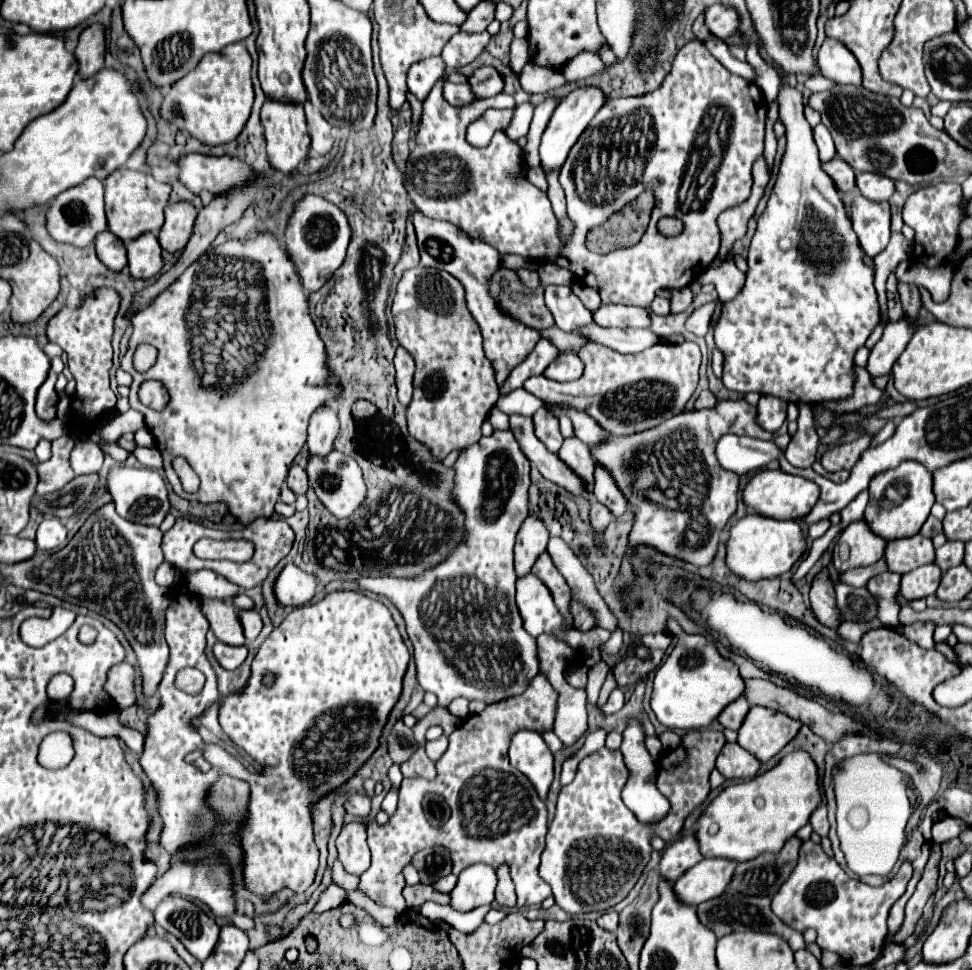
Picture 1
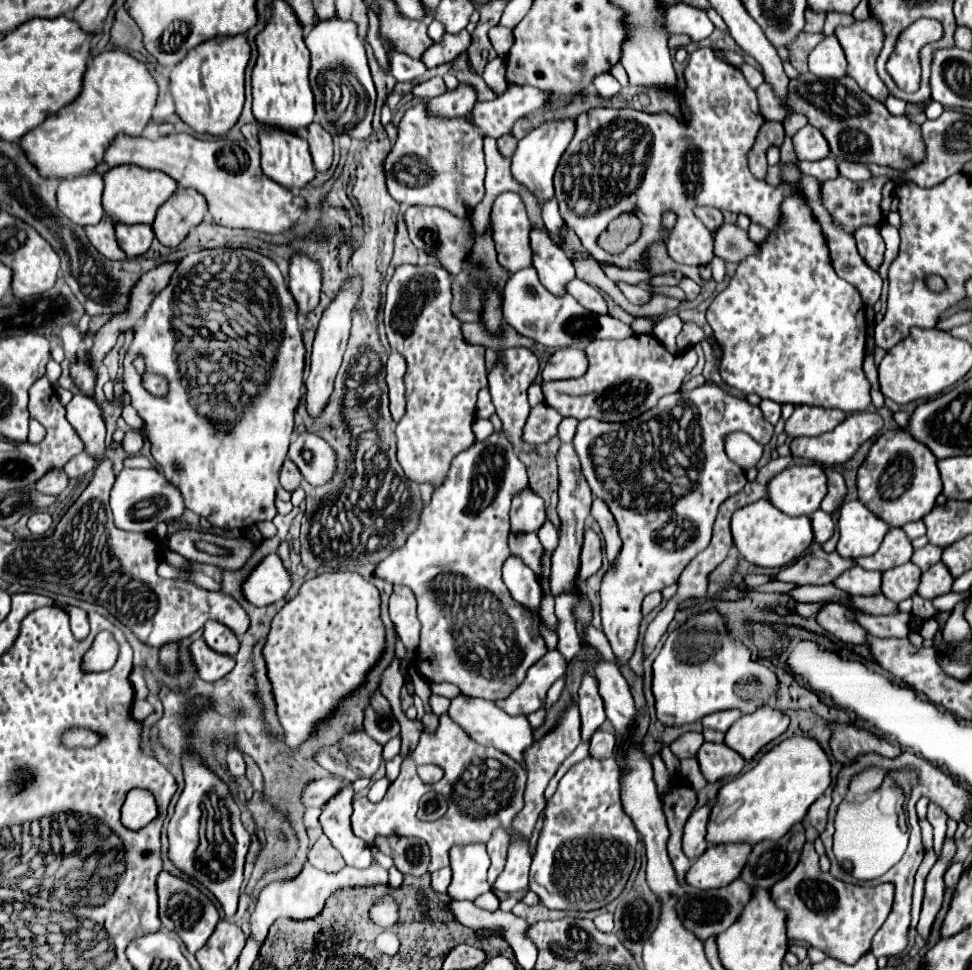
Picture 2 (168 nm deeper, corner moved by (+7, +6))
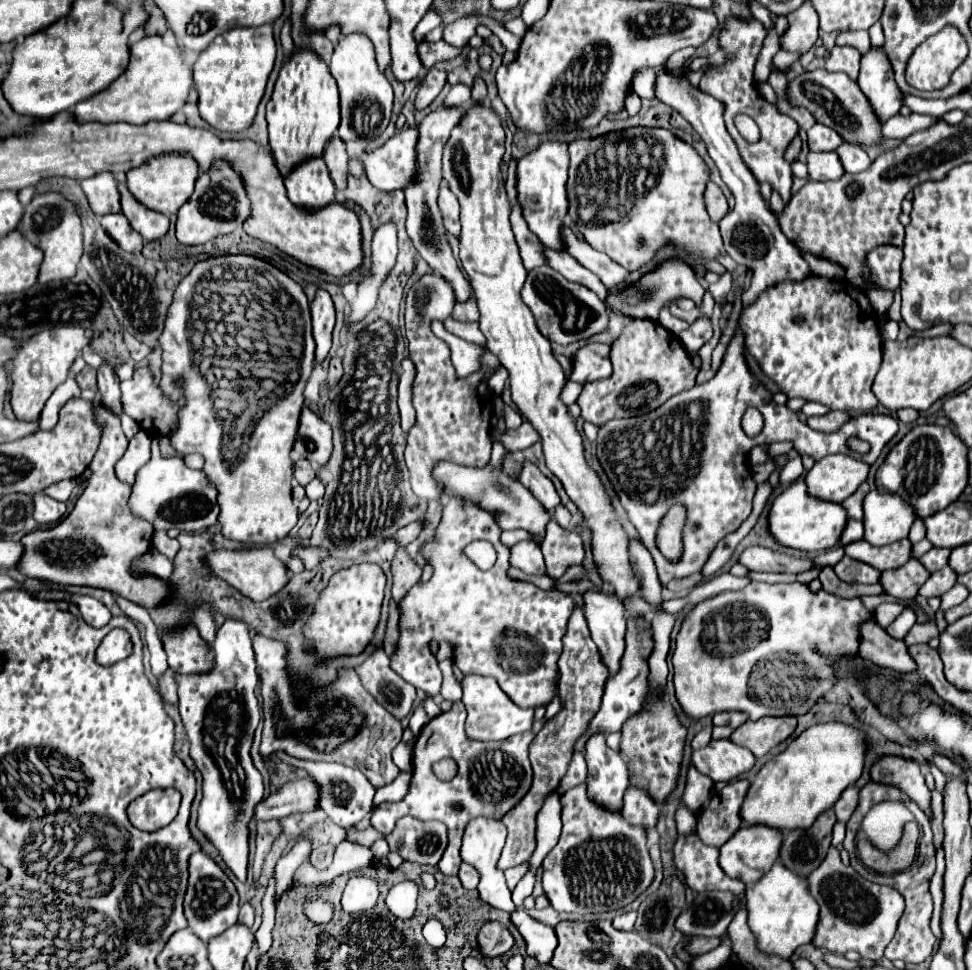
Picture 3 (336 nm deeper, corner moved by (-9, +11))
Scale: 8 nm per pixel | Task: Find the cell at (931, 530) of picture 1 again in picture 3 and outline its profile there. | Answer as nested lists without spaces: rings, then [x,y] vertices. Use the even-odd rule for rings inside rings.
[[[916,519],[916,521],[914,521],[914,525],[912,525],[912,529],[910,529],[908,539],[910,539],[912,543],[918,543],[918,541],[920,541],[920,539],[924,539],[924,537],[926,537],[924,521],[922,521],[922,519]]]

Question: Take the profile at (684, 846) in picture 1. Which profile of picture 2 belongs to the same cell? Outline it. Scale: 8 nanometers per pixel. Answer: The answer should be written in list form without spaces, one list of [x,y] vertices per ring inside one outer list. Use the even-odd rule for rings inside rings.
[[[712,802],[700,808],[694,808],[694,812],[690,814],[684,826],[684,854],[690,860],[696,860],[708,848],[704,834],[706,834],[706,824],[710,818],[710,808],[712,808]],[[700,844],[702,844],[702,850],[700,850]]]

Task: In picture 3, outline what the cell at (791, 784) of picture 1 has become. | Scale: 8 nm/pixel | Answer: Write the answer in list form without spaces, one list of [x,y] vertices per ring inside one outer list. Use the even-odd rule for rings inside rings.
[[[838,721],[806,729],[758,771],[740,809],[742,823],[768,825],[778,831],[812,827],[816,817],[830,809],[848,785],[856,783],[864,767],[864,751],[866,743],[860,729]]]

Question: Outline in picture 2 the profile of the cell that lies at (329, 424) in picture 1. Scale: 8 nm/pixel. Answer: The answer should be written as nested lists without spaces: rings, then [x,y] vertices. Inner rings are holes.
[[[352,276],[348,278],[348,282],[338,290],[336,298],[332,300],[332,304],[324,310],[318,330],[316,330],[316,338],[314,338],[314,346],[312,346],[312,366],[310,366],[310,374],[306,380],[306,408],[312,416],[320,416],[330,394],[334,388],[334,378],[336,372],[342,364],[342,354],[346,350],[346,342],[350,336],[350,326],[352,326],[352,312],[358,304],[358,296],[362,290],[362,278],[360,276]]]

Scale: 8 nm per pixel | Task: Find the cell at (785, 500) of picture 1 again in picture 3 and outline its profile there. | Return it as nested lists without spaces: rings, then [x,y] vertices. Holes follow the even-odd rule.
[[[828,455],[804,475],[810,497],[842,503],[868,477],[868,465],[848,455]]]

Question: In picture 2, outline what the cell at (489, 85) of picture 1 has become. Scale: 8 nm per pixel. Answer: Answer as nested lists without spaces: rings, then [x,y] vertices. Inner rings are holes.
[[[460,84],[456,90],[442,94],[440,98],[428,100],[428,116],[458,118],[466,116],[476,102],[476,92],[470,86]]]

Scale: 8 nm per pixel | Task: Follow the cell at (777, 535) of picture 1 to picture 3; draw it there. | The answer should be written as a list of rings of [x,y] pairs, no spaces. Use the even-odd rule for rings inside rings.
[[[798,479],[772,499],[770,513],[768,513],[768,531],[774,537],[774,541],[784,547],[814,553],[814,551],[830,549],[838,543],[840,533],[846,525],[846,519],[848,515],[840,503],[830,503],[830,501],[826,503],[826,501],[816,501],[814,497],[808,497],[804,489],[804,481]]]

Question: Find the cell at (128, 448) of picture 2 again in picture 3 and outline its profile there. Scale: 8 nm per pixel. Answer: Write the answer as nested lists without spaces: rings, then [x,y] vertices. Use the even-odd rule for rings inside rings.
[[[140,429],[132,439],[130,439],[130,445],[128,445],[128,451],[124,453],[122,461],[118,461],[116,465],[116,475],[130,483],[134,481],[134,475],[136,471],[150,461],[150,433]],[[122,463],[122,465],[120,465]]]

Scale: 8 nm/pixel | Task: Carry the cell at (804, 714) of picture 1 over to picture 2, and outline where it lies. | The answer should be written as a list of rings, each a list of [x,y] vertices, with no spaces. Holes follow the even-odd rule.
[[[830,722],[830,728],[834,730],[830,748],[832,748],[834,758],[842,766],[852,764],[860,754],[866,754],[866,752],[874,752],[884,758],[898,758],[902,754],[902,750],[898,746],[892,746],[886,740],[882,740],[866,730],[860,730],[856,726]]]

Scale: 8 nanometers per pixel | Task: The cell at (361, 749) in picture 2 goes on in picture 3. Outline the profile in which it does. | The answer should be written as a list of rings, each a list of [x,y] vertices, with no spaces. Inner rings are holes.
[[[254,635],[256,661],[262,677],[262,699],[264,699],[264,731],[260,755],[268,757],[274,751],[284,751],[298,759],[308,761],[334,761],[358,767],[374,787],[382,787],[396,779],[400,773],[392,761],[392,749],[402,739],[402,725],[372,695],[362,687],[356,671],[342,671],[340,679],[326,687],[312,691],[306,707],[294,705],[294,689],[284,671],[284,643]],[[352,721],[356,725],[354,735],[346,735],[346,727]]]

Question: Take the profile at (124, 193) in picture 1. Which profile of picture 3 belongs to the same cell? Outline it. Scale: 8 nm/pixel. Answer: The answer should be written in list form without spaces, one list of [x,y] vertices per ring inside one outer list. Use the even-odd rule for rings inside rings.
[[[160,155],[154,159],[148,159],[140,167],[134,167],[126,173],[126,185],[130,193],[142,203],[148,205],[148,209],[154,209],[164,215],[174,215],[192,195],[194,181],[198,177],[198,165],[188,155]]]

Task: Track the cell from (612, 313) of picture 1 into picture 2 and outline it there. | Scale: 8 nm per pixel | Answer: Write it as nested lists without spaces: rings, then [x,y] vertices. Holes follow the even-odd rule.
[[[574,278],[572,282],[568,282],[566,292],[572,294],[584,308],[588,308],[596,314],[606,314],[608,312],[602,294],[596,288],[592,288],[590,284],[586,284],[584,280],[580,280],[580,278]]]

